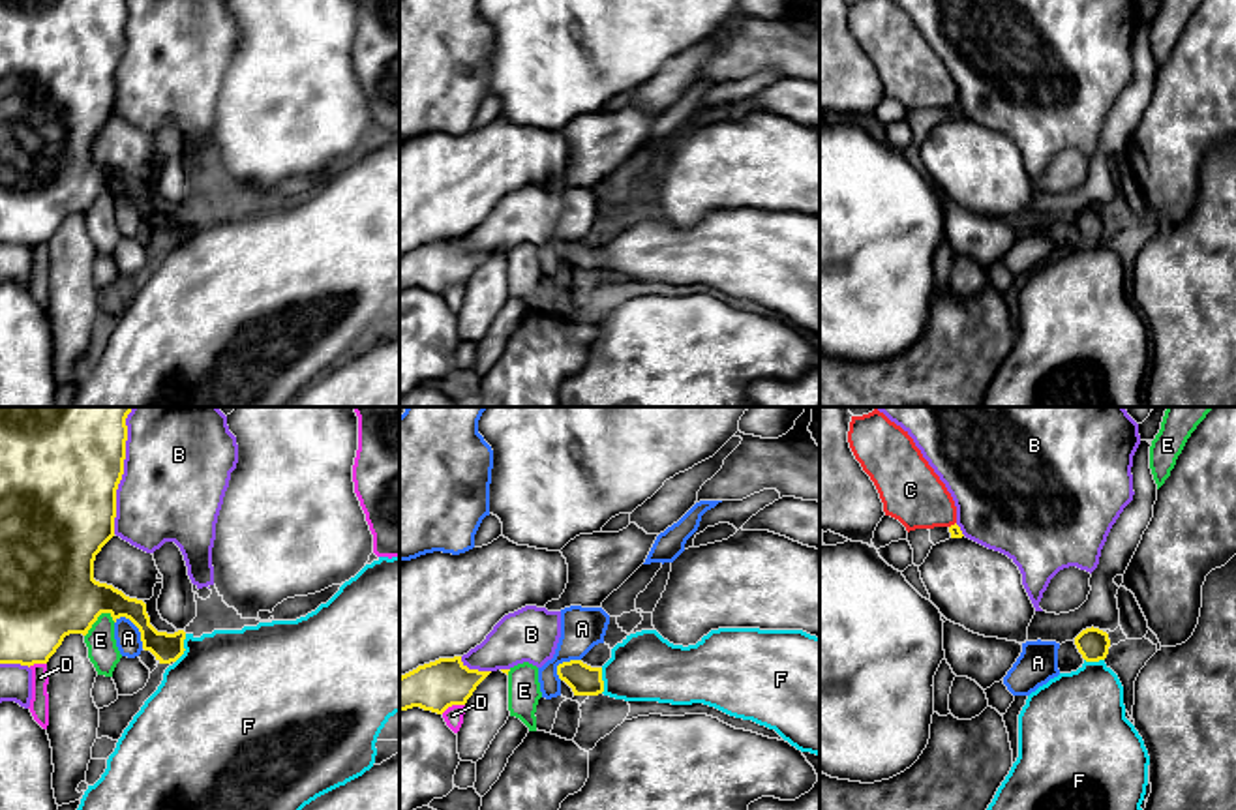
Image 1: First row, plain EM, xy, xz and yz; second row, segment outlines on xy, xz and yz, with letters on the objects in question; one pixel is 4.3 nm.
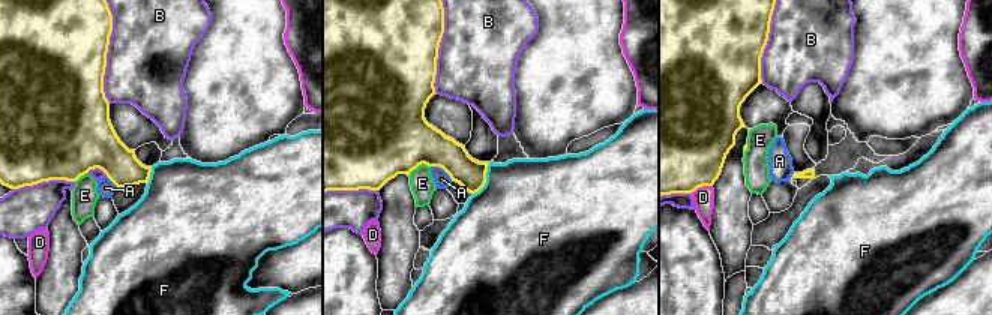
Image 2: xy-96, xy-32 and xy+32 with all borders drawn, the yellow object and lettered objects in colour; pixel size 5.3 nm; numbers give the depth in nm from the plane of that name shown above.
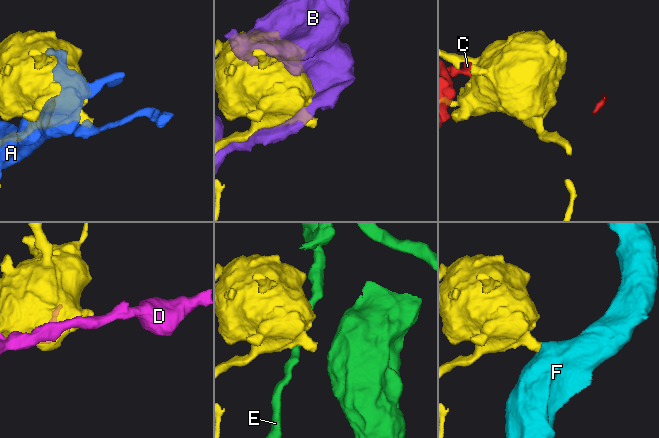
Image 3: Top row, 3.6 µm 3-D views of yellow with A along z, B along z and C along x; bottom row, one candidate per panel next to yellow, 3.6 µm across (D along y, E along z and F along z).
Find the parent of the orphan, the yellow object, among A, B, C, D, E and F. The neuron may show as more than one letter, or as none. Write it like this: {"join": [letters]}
{"join": ["F"]}

